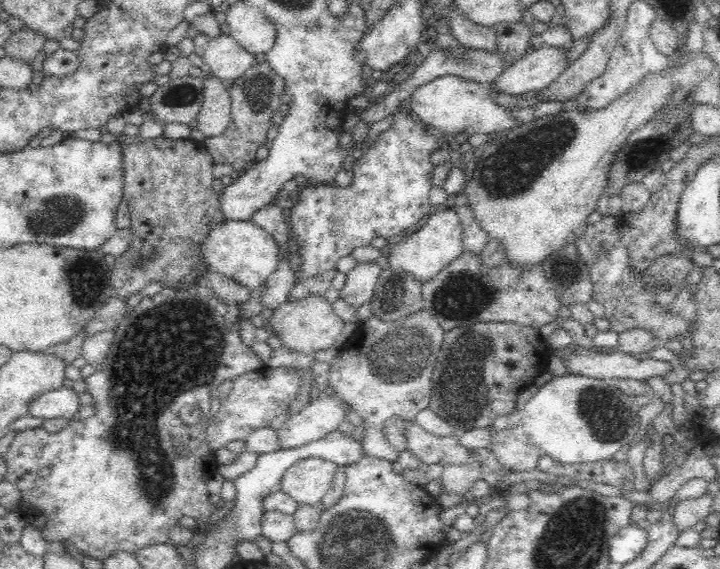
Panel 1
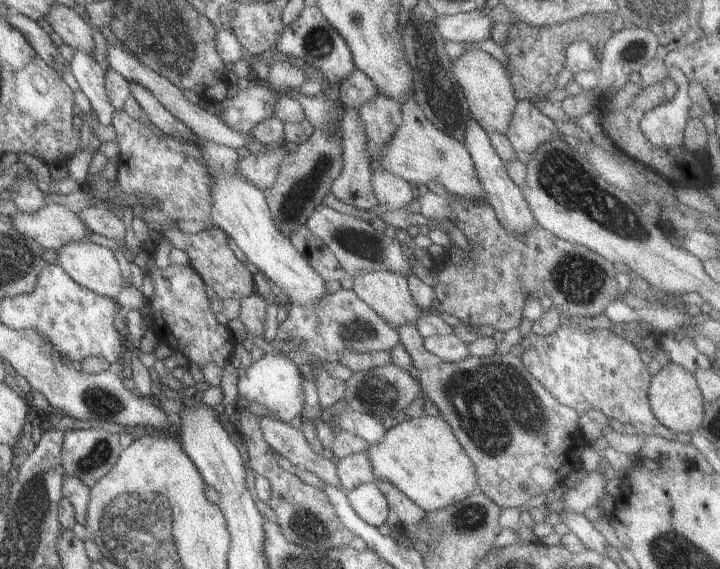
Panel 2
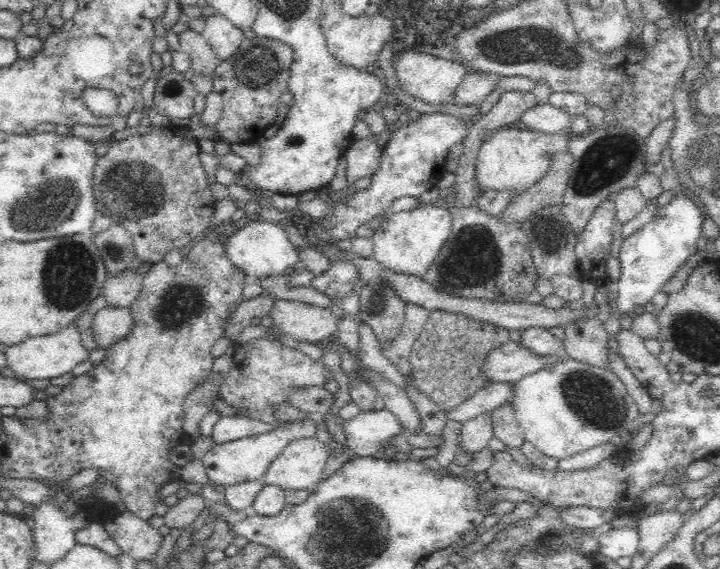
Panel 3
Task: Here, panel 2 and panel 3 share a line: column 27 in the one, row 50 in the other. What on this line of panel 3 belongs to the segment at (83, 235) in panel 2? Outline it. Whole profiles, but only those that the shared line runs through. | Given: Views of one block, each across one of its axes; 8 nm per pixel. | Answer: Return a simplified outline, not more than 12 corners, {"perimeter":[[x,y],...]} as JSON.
{"perimeter":[[220,15],[205,18],[202,37],[220,63],[239,52],[242,31]]}

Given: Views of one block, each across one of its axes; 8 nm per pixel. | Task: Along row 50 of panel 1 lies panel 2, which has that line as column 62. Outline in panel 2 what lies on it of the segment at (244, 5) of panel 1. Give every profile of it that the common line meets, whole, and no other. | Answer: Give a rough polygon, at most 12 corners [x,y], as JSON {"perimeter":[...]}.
{"perimeter":[[74,241],[56,252],[76,284],[113,300],[123,286],[111,250]]}

